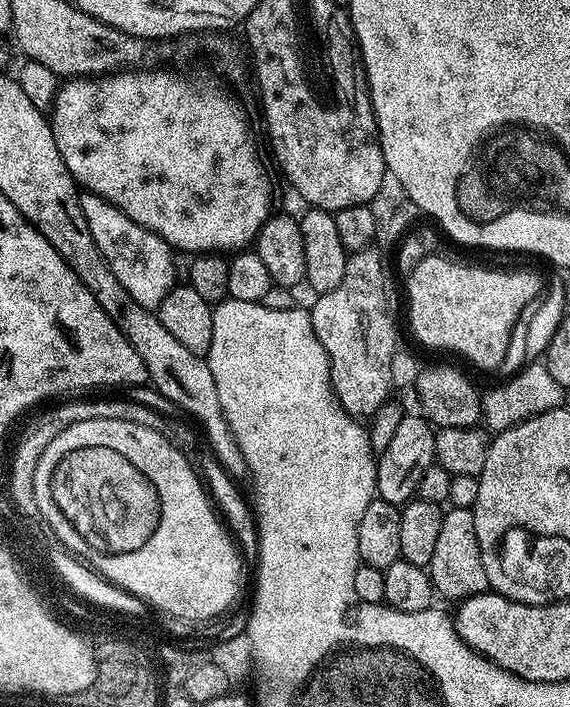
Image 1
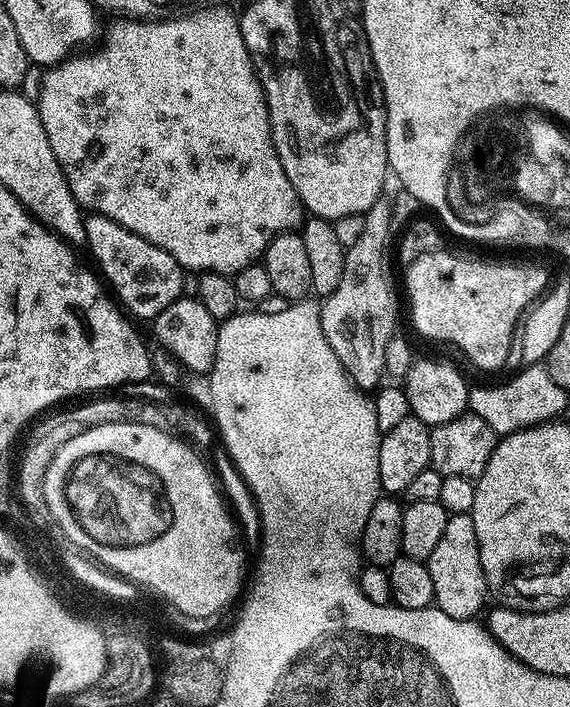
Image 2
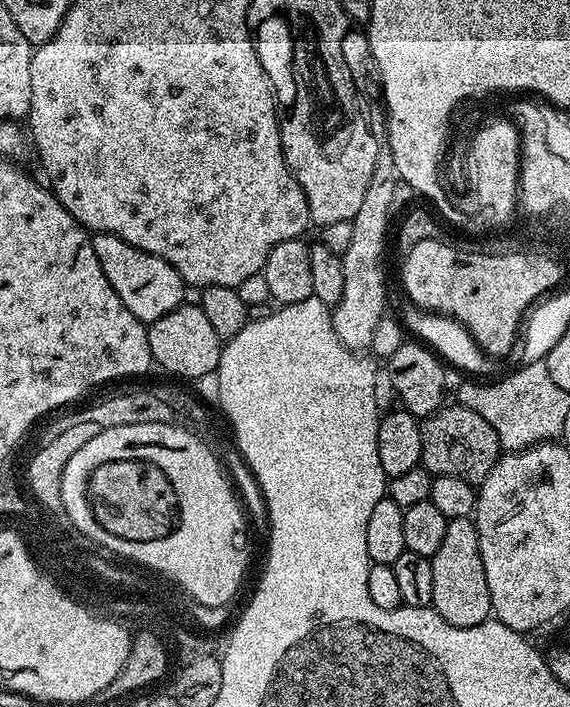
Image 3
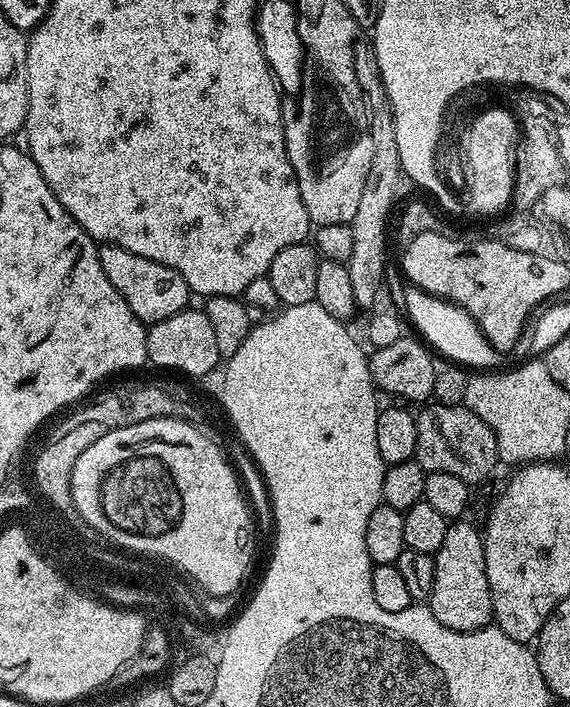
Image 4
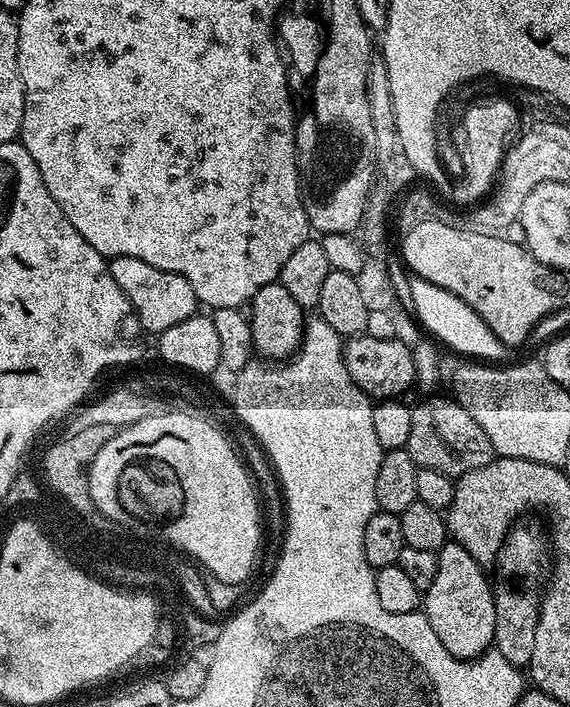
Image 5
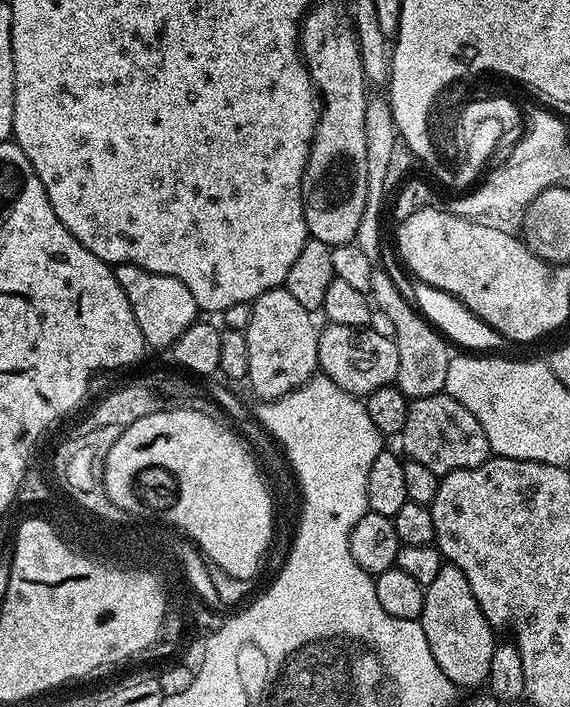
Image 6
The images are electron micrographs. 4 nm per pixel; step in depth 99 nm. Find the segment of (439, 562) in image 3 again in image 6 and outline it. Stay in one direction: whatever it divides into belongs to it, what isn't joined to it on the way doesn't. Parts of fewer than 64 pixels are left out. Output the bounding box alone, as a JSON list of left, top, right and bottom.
[419,562,498,690]

